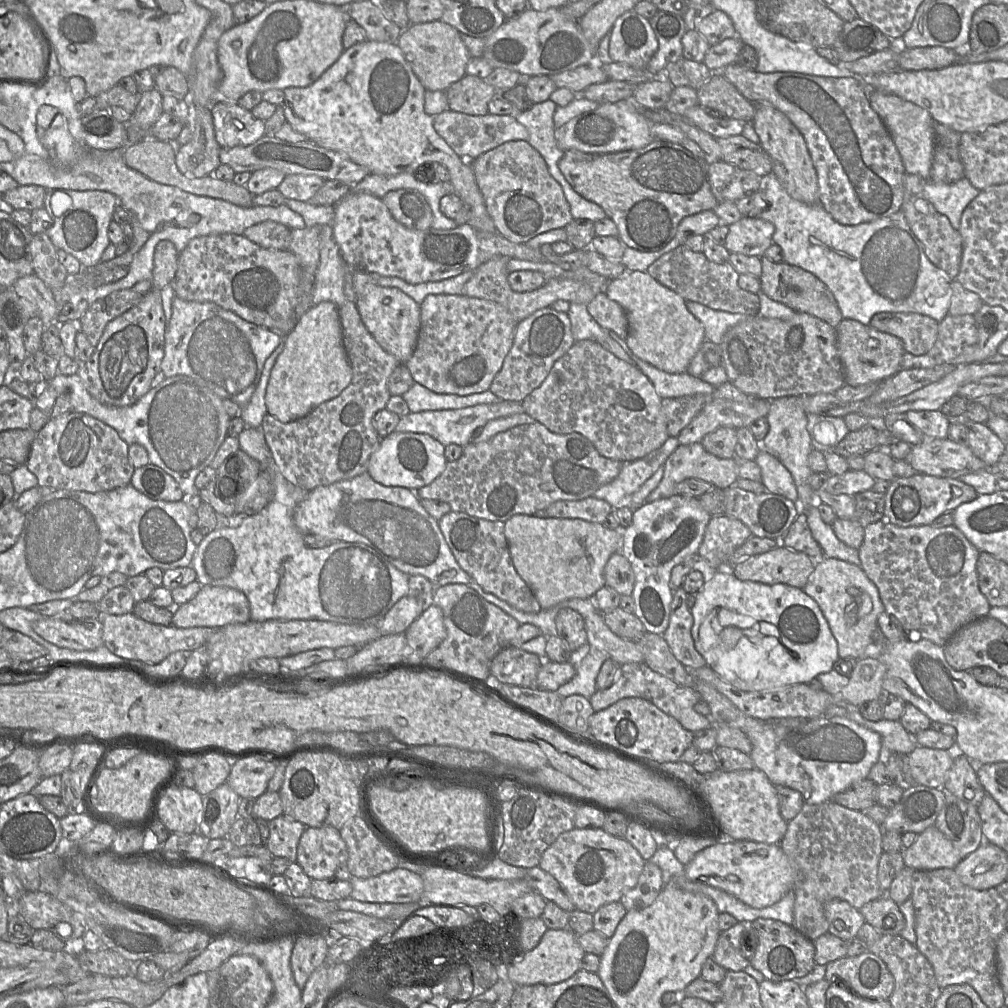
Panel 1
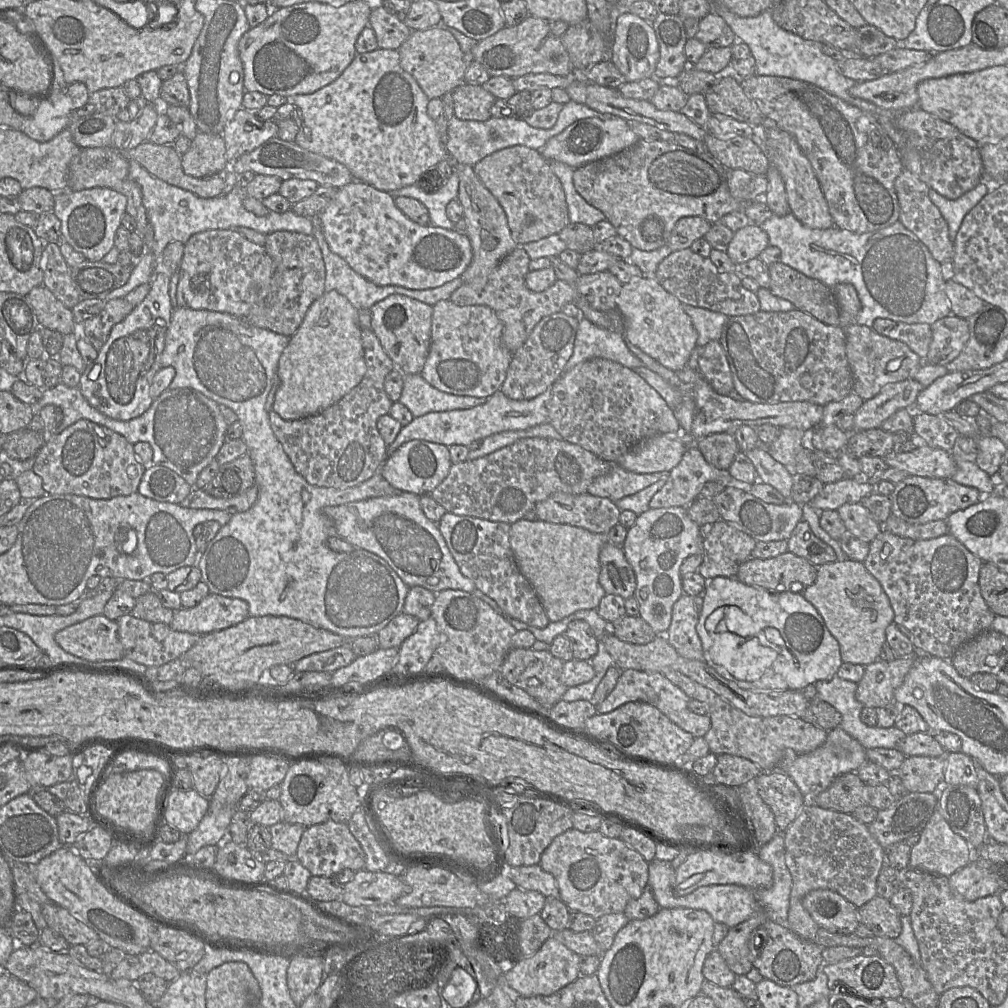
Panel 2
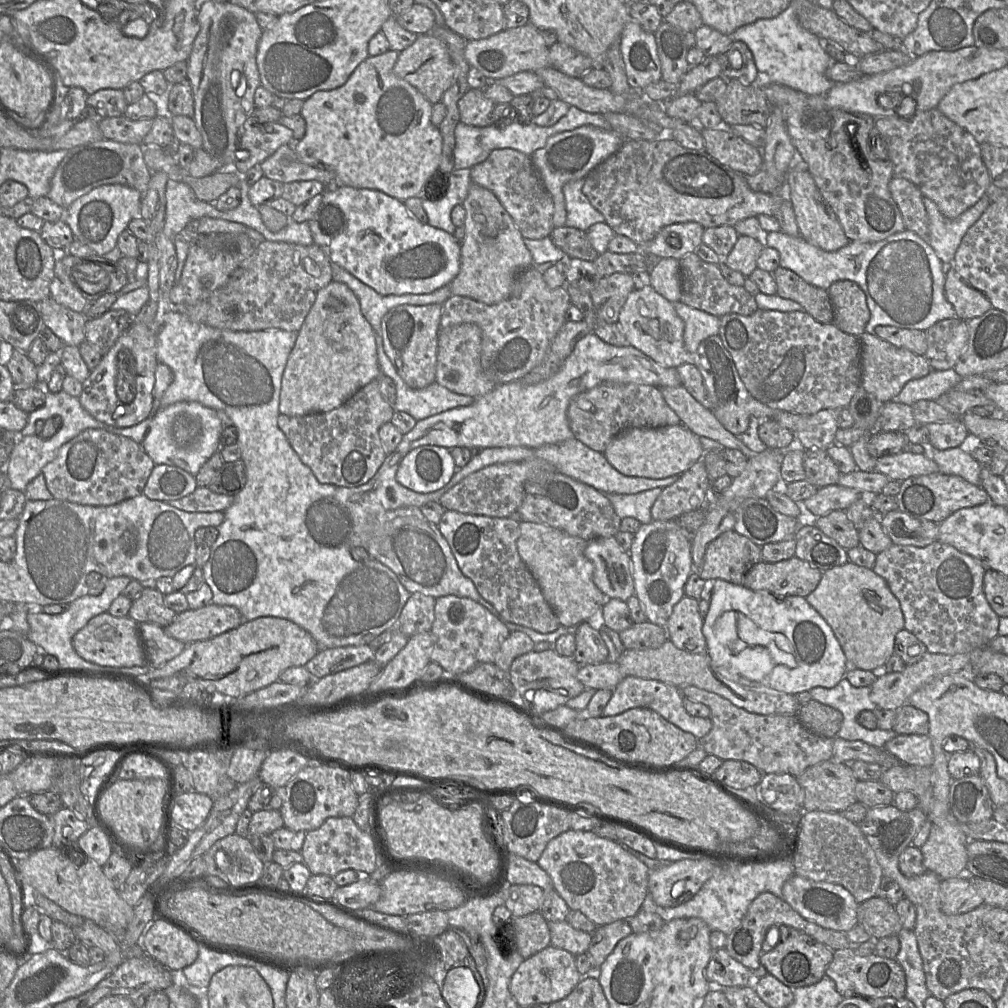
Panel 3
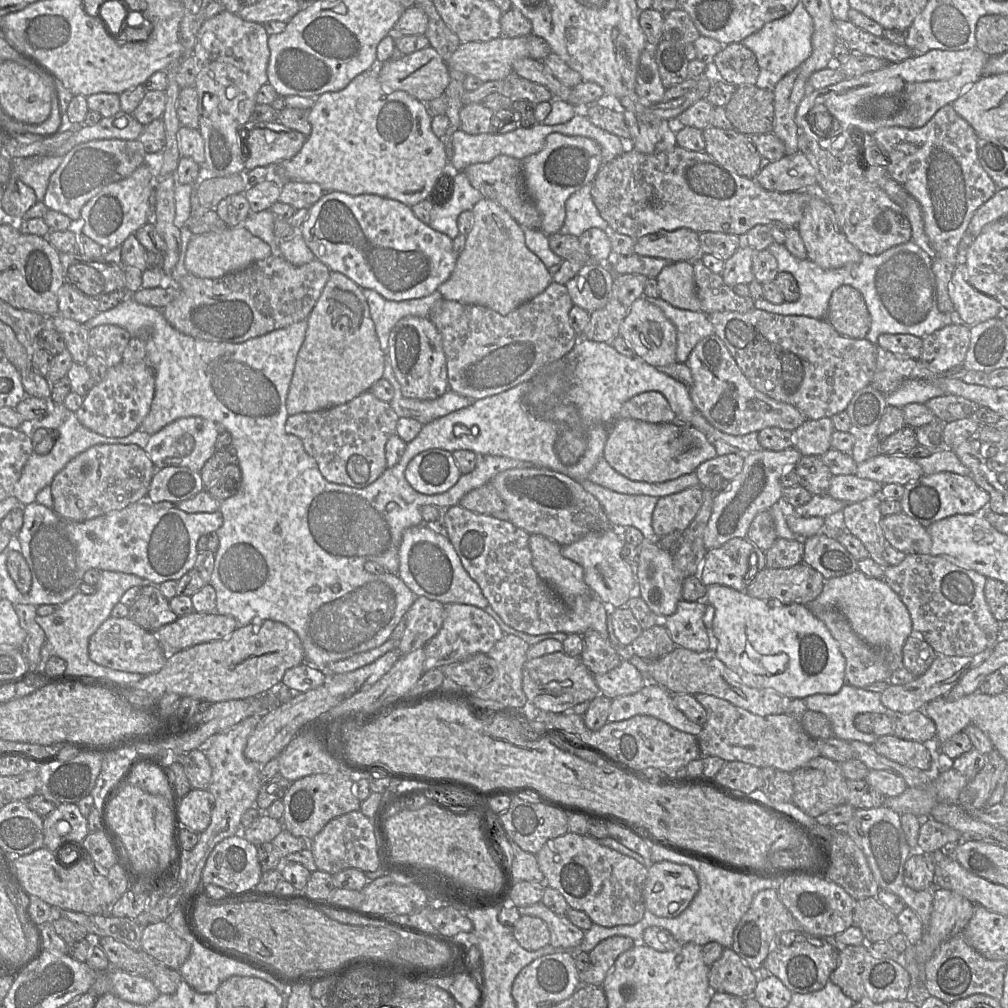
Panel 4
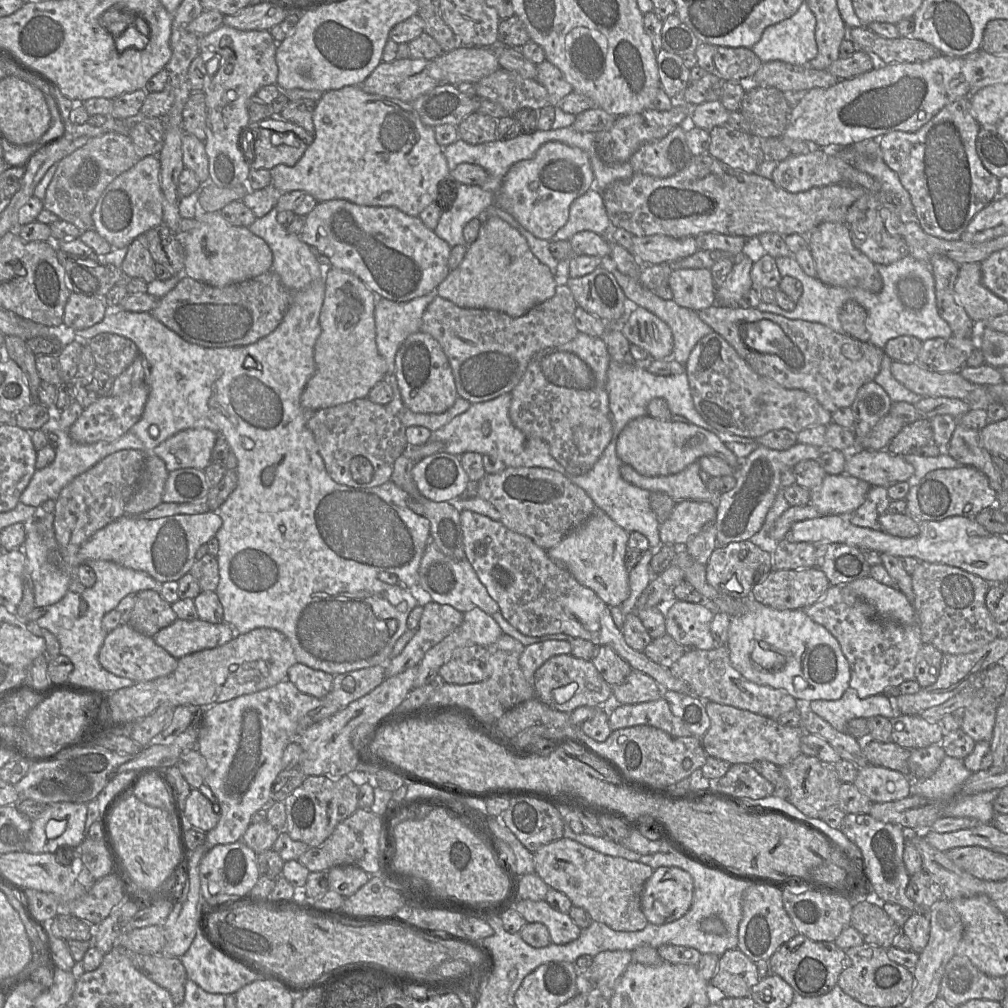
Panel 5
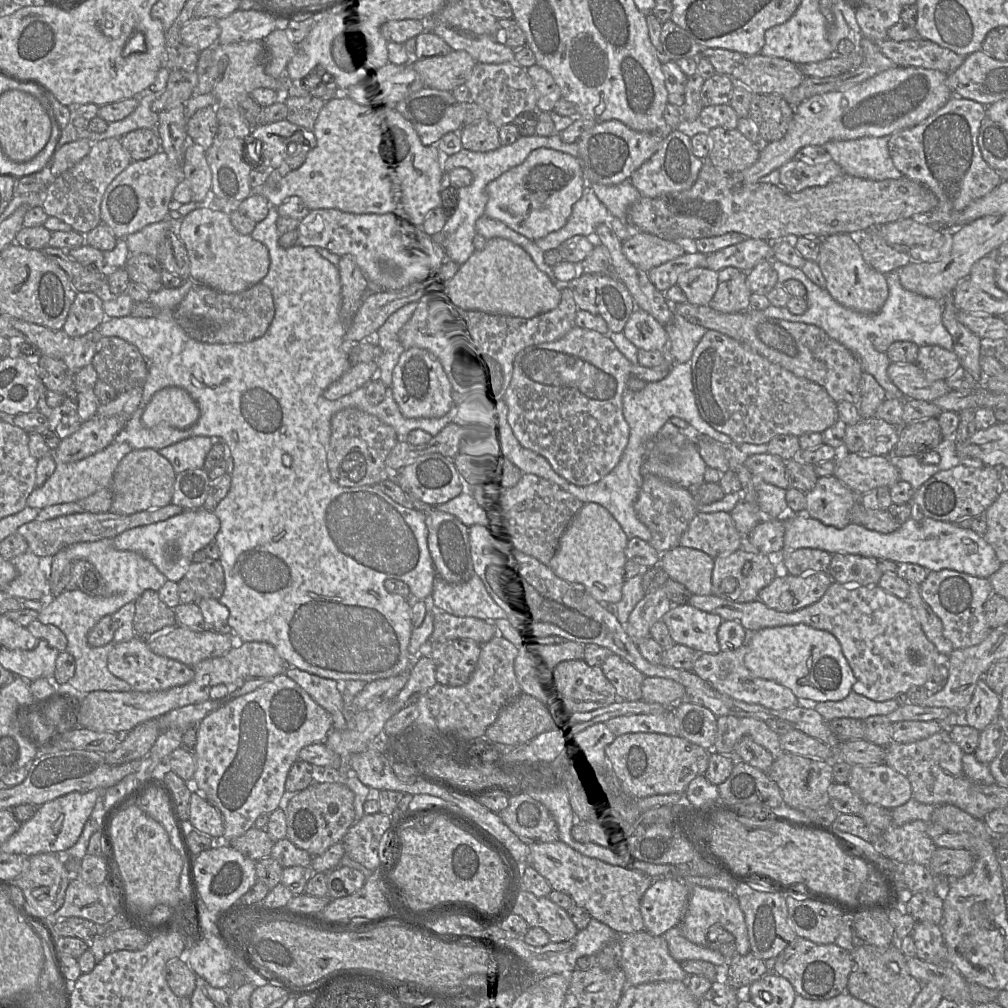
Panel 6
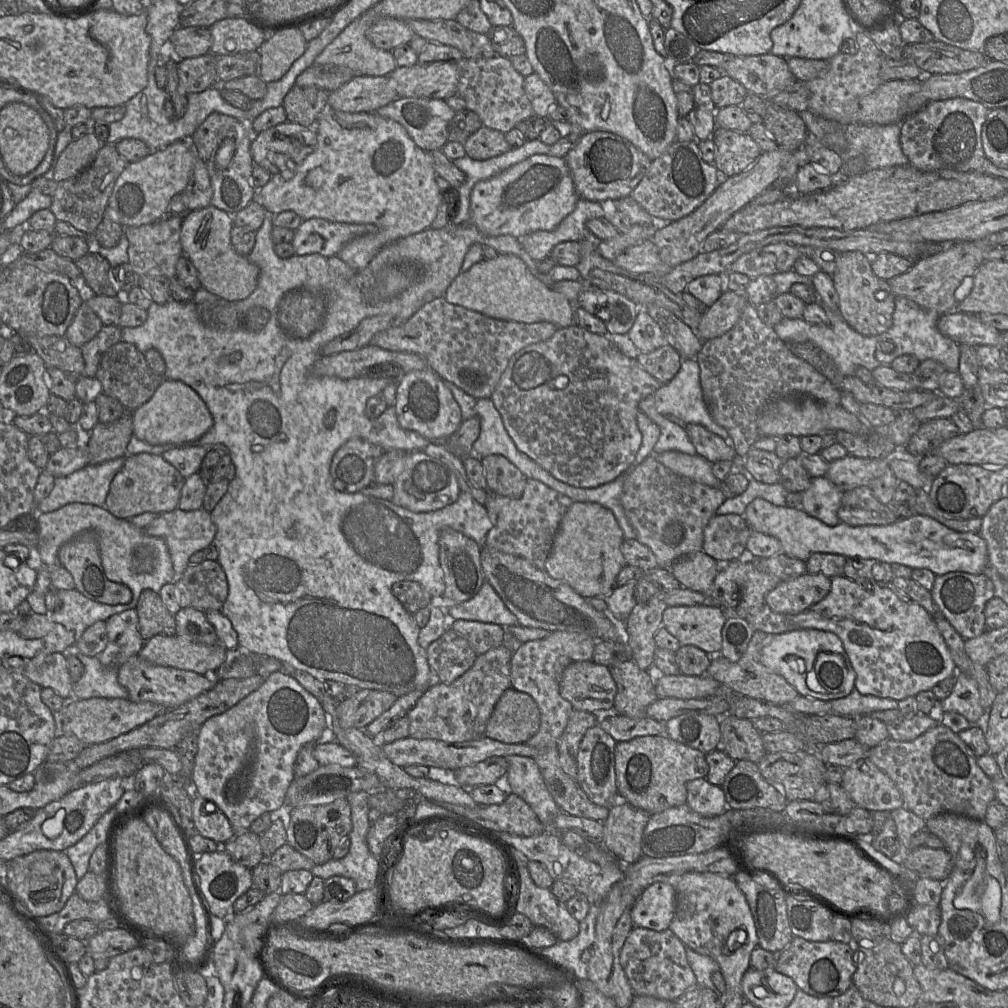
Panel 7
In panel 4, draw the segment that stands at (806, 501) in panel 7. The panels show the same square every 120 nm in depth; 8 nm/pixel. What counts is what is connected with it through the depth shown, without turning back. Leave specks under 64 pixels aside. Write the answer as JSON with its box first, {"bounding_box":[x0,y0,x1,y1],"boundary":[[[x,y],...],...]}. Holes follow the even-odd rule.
{"bounding_box":[827,474,882,503],"boundary":[[[856,474],[833,476],[827,494],[846,503],[860,502],[873,495],[880,495],[882,484],[860,478]]]}

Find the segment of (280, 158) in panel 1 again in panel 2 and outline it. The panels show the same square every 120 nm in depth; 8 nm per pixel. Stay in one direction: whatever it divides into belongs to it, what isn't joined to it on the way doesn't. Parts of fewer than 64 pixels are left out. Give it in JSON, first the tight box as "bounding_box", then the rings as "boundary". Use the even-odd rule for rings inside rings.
{"bounding_box":[229,137,354,188],"boundary":[[[272,137],[253,151],[241,155],[234,162],[229,163],[229,168],[236,174],[251,171],[255,174],[277,176],[282,181],[289,179],[314,180],[322,186],[341,188],[354,181],[350,170],[340,162],[311,152],[293,142]]]}

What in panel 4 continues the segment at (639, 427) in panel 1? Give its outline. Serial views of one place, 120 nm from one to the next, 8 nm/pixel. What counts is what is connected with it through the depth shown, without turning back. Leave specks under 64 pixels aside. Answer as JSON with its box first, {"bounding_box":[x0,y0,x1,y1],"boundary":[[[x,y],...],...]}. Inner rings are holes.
{"bounding_box":[617,391,676,423],"boundary":[[[647,391],[633,396],[621,407],[617,419],[632,418],[645,422],[672,423],[676,417],[667,399],[657,391]]]}

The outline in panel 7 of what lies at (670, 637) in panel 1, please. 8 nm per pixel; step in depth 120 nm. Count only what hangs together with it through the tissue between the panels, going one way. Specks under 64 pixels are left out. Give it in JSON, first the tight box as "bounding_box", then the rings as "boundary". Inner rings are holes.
{"bounding_box":[662,603,726,657],"boundary":[[[713,603],[668,606],[663,612],[662,624],[682,645],[694,645],[712,657],[721,656],[722,628],[726,619],[723,610]]]}

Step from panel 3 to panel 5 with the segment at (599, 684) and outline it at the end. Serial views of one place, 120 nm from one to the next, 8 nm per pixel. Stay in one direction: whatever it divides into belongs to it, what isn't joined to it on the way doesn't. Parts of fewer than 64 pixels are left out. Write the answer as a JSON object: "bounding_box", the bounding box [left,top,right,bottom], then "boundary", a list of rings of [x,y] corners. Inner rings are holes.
{"bounding_box":[612,670,664,704],"boundary":[[[632,670],[625,681],[612,687],[612,694],[620,704],[638,704],[663,697],[664,690],[651,676]]]}

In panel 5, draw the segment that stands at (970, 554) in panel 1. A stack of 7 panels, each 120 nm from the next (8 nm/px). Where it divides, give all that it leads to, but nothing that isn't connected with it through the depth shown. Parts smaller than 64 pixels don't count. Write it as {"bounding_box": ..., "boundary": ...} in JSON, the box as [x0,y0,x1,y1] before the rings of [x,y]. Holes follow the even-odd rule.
{"bounding_box":[911,561,1001,654],"boundary":[[[920,561],[911,574],[916,612],[916,627],[923,643],[929,643],[943,654],[965,654],[976,651],[1001,635],[1001,627],[991,617],[986,607],[986,594],[991,583],[961,568],[946,564]]]}

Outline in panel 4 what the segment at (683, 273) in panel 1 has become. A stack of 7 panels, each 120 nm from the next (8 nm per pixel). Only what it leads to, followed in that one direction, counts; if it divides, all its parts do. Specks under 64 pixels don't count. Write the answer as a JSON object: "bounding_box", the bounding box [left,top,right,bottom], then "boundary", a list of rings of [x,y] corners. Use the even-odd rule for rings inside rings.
{"bounding_box":[693,256,754,314],"boundary":[[[700,256],[693,261],[696,293],[700,301],[700,311],[705,314],[713,312],[733,311],[745,313],[754,309],[751,296],[737,295],[727,286],[720,274],[708,269]]]}

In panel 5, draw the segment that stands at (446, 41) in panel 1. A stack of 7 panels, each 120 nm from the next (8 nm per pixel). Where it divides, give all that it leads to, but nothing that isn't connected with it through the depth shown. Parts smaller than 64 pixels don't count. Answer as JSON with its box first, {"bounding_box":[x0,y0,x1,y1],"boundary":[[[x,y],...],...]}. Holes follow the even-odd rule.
{"bounding_box":[360,59,441,103],"boundary":[[[395,59],[381,62],[360,85],[369,94],[412,103],[441,83],[441,71],[433,60]]]}

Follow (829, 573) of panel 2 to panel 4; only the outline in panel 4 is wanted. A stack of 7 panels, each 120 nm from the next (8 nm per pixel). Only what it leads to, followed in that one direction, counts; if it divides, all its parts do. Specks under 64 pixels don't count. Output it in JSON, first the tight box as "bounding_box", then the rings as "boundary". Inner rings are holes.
{"bounding_box":[807,570,913,666],"boundary":[[[860,570],[844,576],[827,579],[821,594],[807,606],[811,611],[827,608],[835,608],[841,611],[849,621],[854,632],[862,640],[873,647],[889,650],[894,656],[894,663],[900,666],[903,645],[907,638],[913,634],[912,621],[907,607],[884,579],[868,577]]]}

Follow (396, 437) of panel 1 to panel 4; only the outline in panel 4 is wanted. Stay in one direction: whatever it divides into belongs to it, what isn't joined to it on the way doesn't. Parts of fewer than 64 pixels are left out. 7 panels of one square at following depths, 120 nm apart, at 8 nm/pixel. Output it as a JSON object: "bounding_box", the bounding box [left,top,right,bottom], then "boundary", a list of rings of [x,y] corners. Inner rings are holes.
{"bounding_box":[405,448,461,495],"boundary":[[[439,448],[416,455],[405,471],[405,478],[412,488],[426,495],[446,492],[461,475],[452,453]]]}

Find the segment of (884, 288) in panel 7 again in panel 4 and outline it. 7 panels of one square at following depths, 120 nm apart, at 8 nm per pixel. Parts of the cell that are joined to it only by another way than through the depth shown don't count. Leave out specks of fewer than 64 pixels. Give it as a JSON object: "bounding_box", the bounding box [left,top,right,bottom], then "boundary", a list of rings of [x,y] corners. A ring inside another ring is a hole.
{"bounding_box":[797,184,862,269],"boundary":[[[818,184],[816,189],[812,189],[812,192],[813,196],[806,205],[803,216],[797,225],[808,259],[823,269],[836,269],[849,263],[859,262],[862,253],[846,238],[832,207],[819,193]]]}

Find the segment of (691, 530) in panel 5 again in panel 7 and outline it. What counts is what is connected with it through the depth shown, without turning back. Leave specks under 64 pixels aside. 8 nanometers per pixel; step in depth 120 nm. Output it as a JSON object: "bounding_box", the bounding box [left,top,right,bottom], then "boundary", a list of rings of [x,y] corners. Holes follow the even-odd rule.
{"bounding_box":[702,515,752,565],"boundary":[[[715,515],[704,528],[702,550],[721,565],[746,557],[752,530],[743,516]]]}

